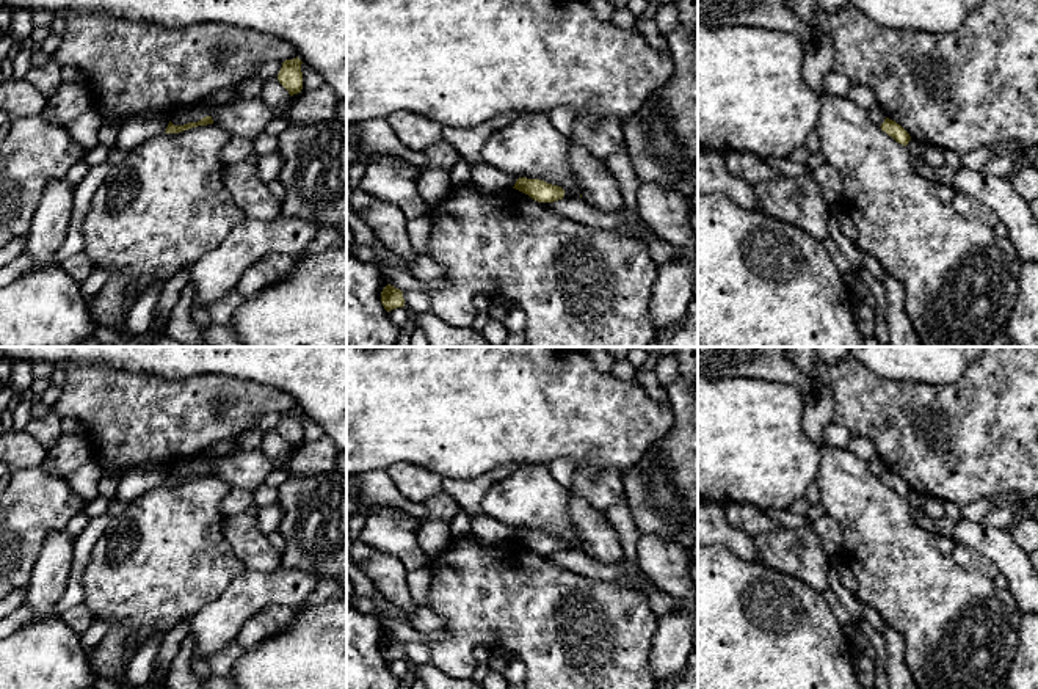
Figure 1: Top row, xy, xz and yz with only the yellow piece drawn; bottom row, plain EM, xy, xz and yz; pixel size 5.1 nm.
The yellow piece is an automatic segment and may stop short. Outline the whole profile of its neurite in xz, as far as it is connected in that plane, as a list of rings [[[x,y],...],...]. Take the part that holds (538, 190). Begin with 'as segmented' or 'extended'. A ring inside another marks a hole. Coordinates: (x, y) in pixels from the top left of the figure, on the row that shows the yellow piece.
as segmented; [[[519,177],[513,188],[528,195],[538,202],[553,202],[563,199],[564,196],[564,190],[561,187],[547,184],[539,179]]]

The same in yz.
as segmented; [[[886,118],[884,122],[880,126],[883,132],[892,137],[897,143],[906,146],[911,140],[909,133],[895,121]]]

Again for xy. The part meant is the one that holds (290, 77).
as segmented; [[[296,57],[293,60],[285,60],[278,74],[279,83],[289,91],[290,96],[301,93],[303,89],[303,61]]]

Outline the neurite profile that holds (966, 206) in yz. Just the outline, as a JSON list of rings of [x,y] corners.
[[[956,191],[952,206],[960,215],[978,218],[989,228],[994,228],[999,221],[997,215],[988,206],[964,193]]]

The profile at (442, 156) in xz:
[[[439,141],[423,151],[430,170],[452,170],[459,160],[458,151],[447,141]]]

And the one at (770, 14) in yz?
[[[698,0],[698,25],[746,25],[793,33],[804,49],[815,39],[815,31],[798,19],[786,0]]]

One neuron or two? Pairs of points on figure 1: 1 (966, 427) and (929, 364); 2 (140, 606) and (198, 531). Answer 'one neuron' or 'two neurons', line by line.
1: two neurons
2: one neuron

